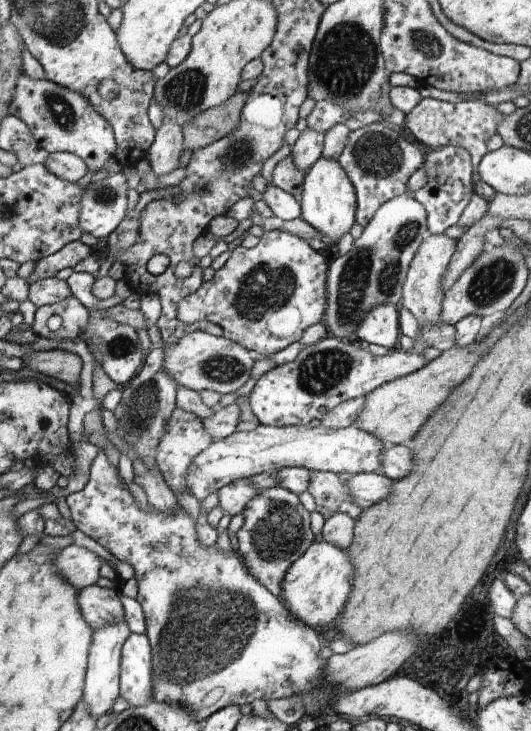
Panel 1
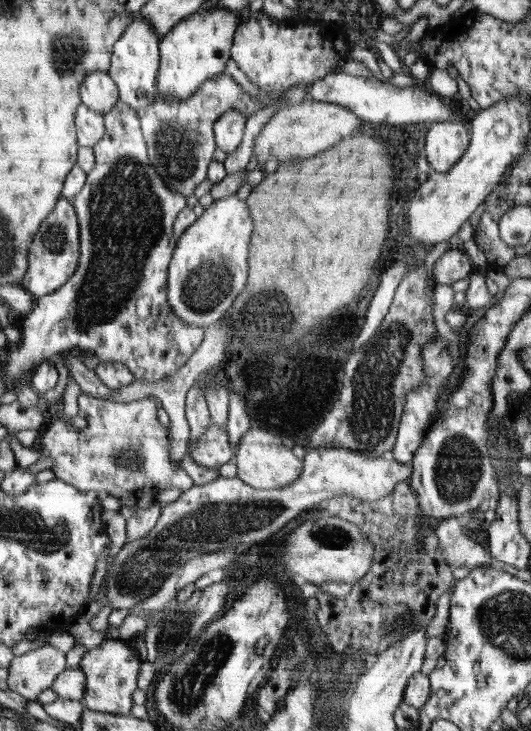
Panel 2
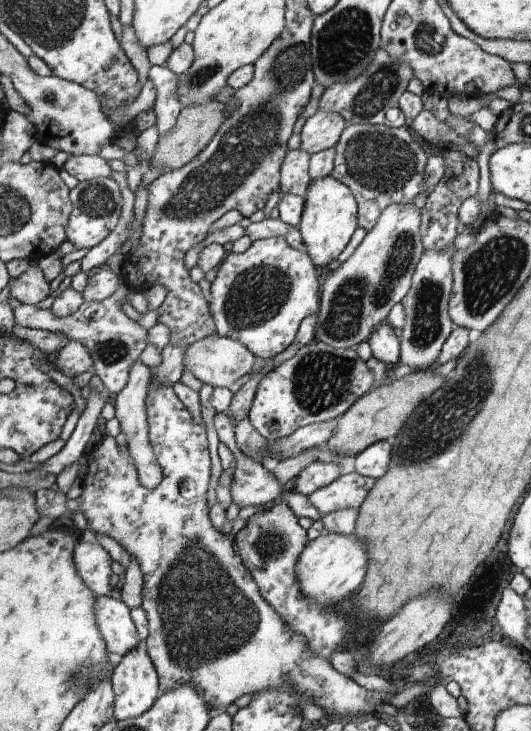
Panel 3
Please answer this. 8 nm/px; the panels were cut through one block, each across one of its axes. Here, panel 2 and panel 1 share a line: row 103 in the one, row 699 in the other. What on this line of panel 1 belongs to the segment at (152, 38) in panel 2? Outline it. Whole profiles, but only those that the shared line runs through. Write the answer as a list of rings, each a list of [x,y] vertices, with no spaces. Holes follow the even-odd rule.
[[[131,633],[123,644],[122,674],[119,696],[124,696],[131,706],[147,706],[154,691],[154,654],[146,634]]]

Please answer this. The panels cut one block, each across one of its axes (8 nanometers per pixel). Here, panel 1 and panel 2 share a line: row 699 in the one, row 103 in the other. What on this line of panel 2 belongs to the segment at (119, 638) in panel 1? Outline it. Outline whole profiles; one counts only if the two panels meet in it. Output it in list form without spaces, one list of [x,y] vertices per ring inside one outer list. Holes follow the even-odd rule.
[[[92,72],[80,84],[80,98],[88,108],[104,115],[119,102],[119,89],[107,72]]]

